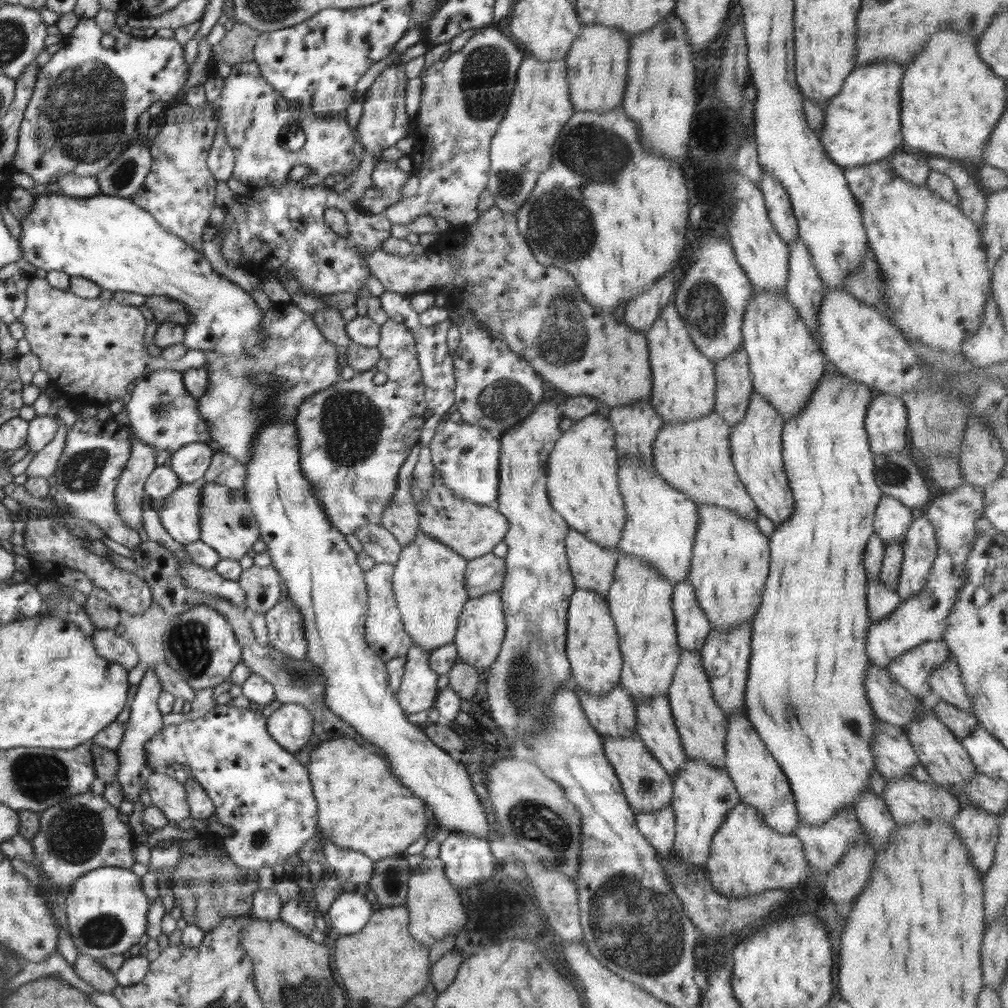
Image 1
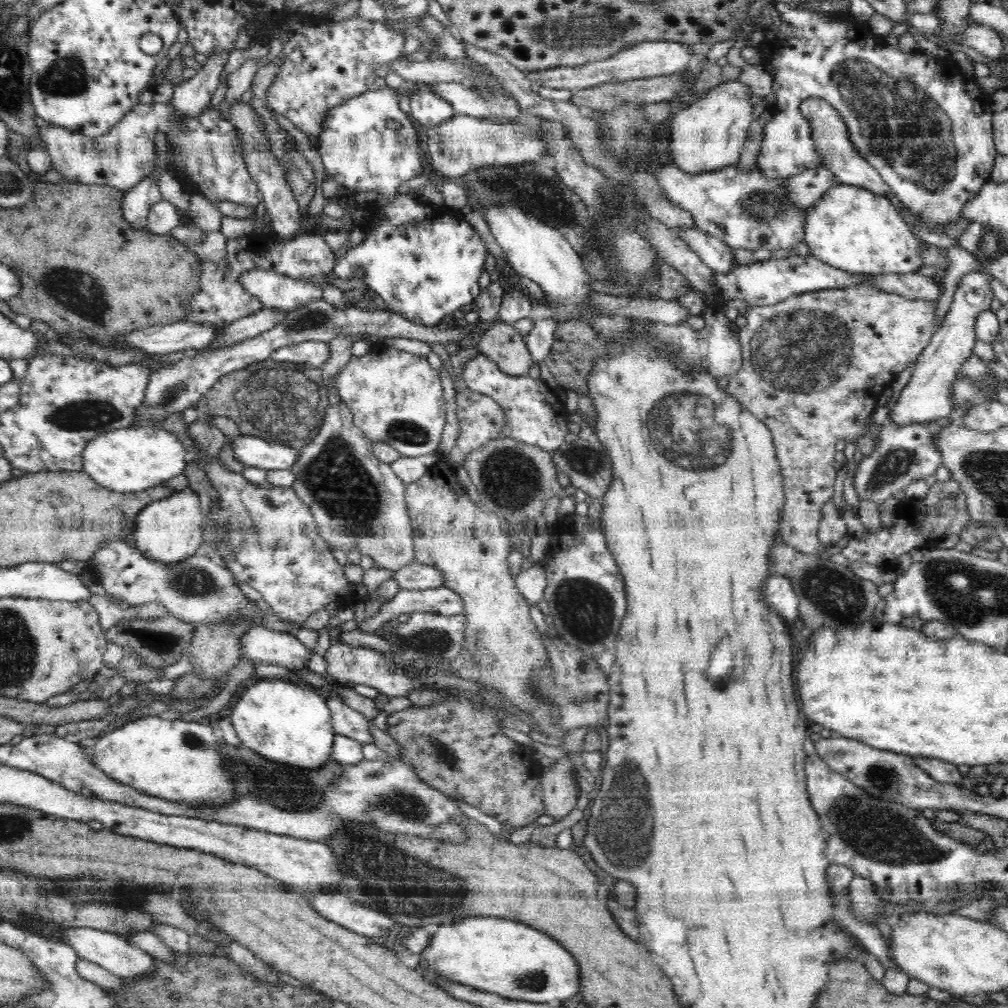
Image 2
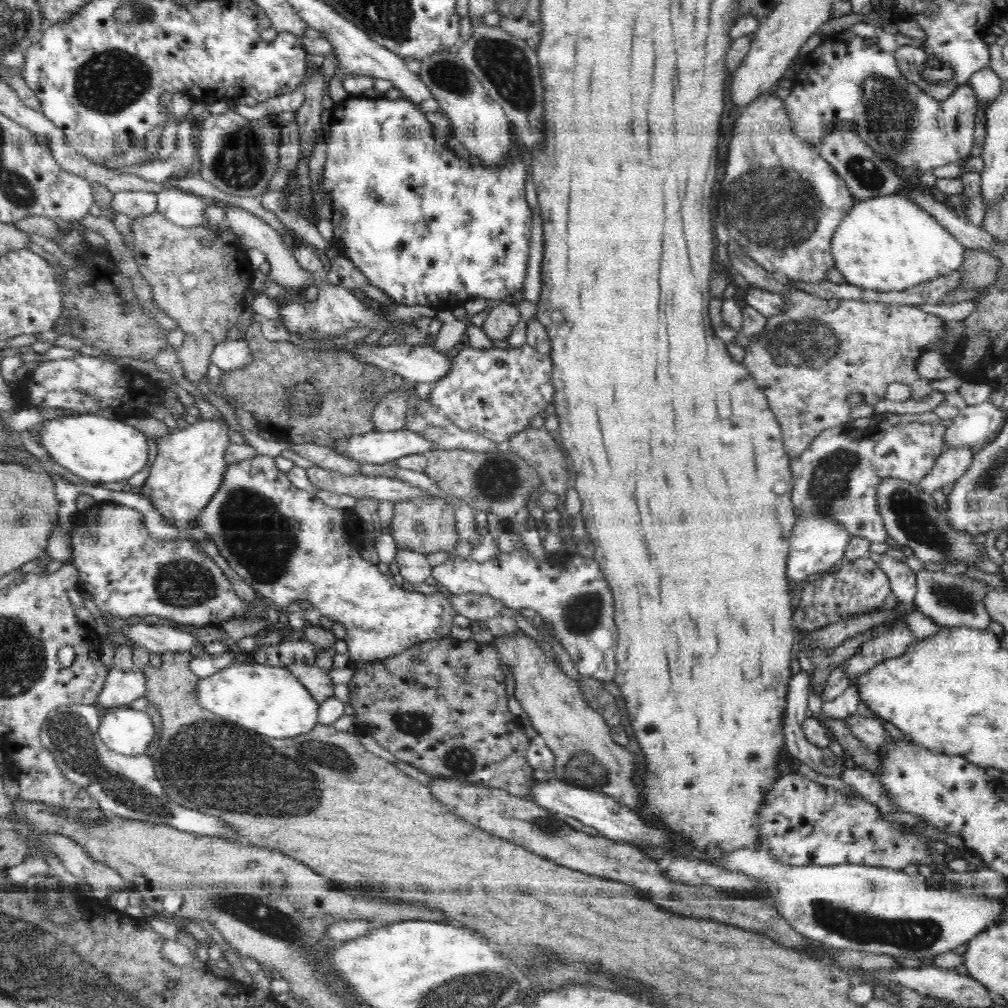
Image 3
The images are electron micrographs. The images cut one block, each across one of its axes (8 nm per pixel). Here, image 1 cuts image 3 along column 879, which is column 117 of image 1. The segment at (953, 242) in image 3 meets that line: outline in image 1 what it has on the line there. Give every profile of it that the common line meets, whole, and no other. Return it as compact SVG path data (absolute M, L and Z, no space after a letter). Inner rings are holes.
M51 187L50 193L38 194L38 197L34 199L34 207L28 211L28 215L24 219L20 220L20 228L22 228L22 231L17 241L22 250L22 254L24 254L23 259L33 264L36 268L42 268L42 270L46 270L47 272L50 270L61 270L70 276L84 277L112 292L126 291L144 294L146 296L166 295L167 297L176 299L176 301L180 301L188 309L188 313L191 316L191 322L185 328L185 338L181 342L187 349L196 349L203 352L218 352L223 356L239 356L240 354L247 354L256 346L259 346L259 342L261 341L259 338L259 332L261 332L259 330L259 324L264 314L256 305L252 296L236 283L228 280L222 274L218 274L216 270L212 270L210 262L198 253L197 250L194 250L192 245L188 246L180 236L176 236L176 234L172 234L165 228L162 228L152 216L151 211L136 206L136 203L133 203L130 198L105 195L102 193L90 197L72 197L70 195L55 193Z

